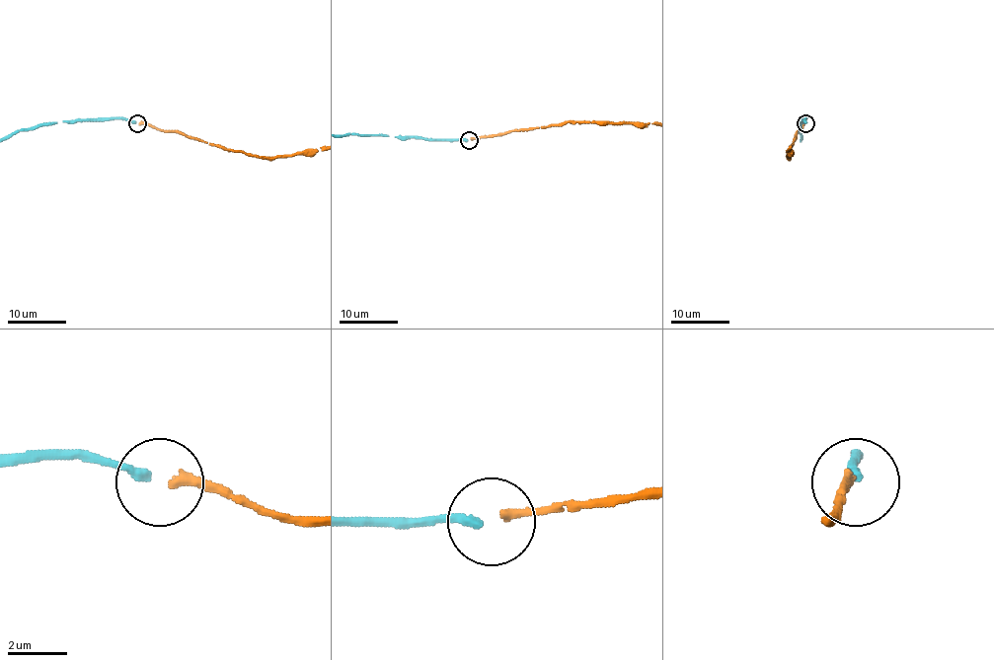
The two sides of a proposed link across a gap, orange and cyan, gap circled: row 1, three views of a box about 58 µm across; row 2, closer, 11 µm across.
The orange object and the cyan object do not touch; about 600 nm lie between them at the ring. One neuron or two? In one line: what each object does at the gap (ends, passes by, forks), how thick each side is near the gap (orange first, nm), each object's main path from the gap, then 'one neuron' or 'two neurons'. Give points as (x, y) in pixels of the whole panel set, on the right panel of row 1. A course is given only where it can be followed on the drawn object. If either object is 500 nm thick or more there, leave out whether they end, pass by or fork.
orange ends | cyan ends | 320/300 nm | one neuron

